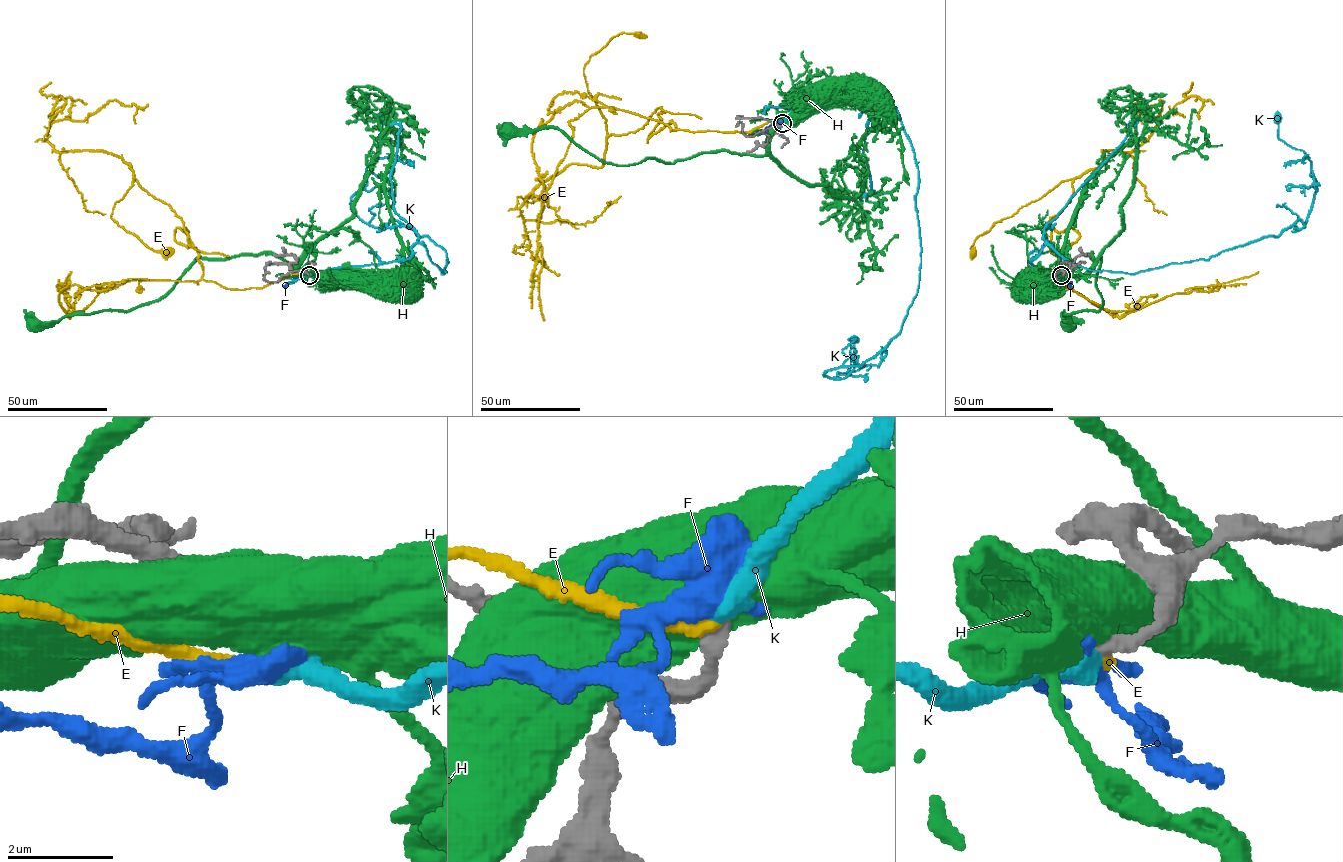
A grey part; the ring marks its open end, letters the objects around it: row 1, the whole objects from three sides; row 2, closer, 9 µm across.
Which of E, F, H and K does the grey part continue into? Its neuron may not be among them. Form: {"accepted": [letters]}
{"accepted": ["K"]}

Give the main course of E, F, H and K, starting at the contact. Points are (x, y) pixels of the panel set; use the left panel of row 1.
E: (309, 275), (204, 281), (174, 238), (185, 228), (191, 246), (184, 223), (134, 178), (111, 217), (167, 252)
F: (309, 275), (306, 279), (295, 278), (283, 287)
H: (309, 275), (296, 275), (290, 265), (268, 253), (198, 258), (157, 300), (126, 311), (67, 315), (38, 327)
K: (309, 276), (407, 259), (417, 243), (446, 272), (446, 251), (428, 236), (352, 211), (381, 118)

